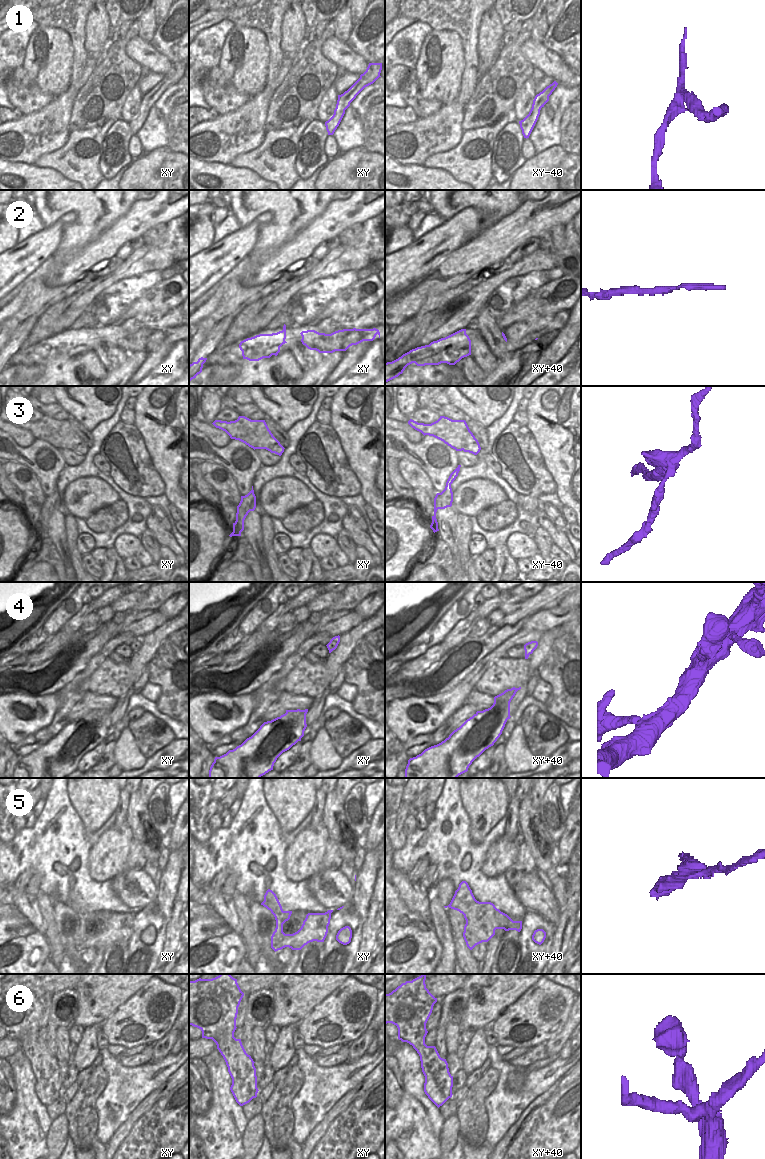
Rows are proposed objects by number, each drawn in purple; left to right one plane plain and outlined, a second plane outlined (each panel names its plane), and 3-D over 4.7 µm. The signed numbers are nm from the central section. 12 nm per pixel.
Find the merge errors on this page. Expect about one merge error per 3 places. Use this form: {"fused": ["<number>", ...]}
{"fused": ["1", "3"]}

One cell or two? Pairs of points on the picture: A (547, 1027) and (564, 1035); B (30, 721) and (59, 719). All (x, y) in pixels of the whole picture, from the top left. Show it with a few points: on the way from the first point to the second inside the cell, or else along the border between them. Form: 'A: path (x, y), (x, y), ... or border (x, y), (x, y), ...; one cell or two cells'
A: border (570, 1011), (562, 1029), (554, 1037), (544, 1042); two cells
B: border (61, 698), (61, 704), (53, 720), (46, 727); two cells

